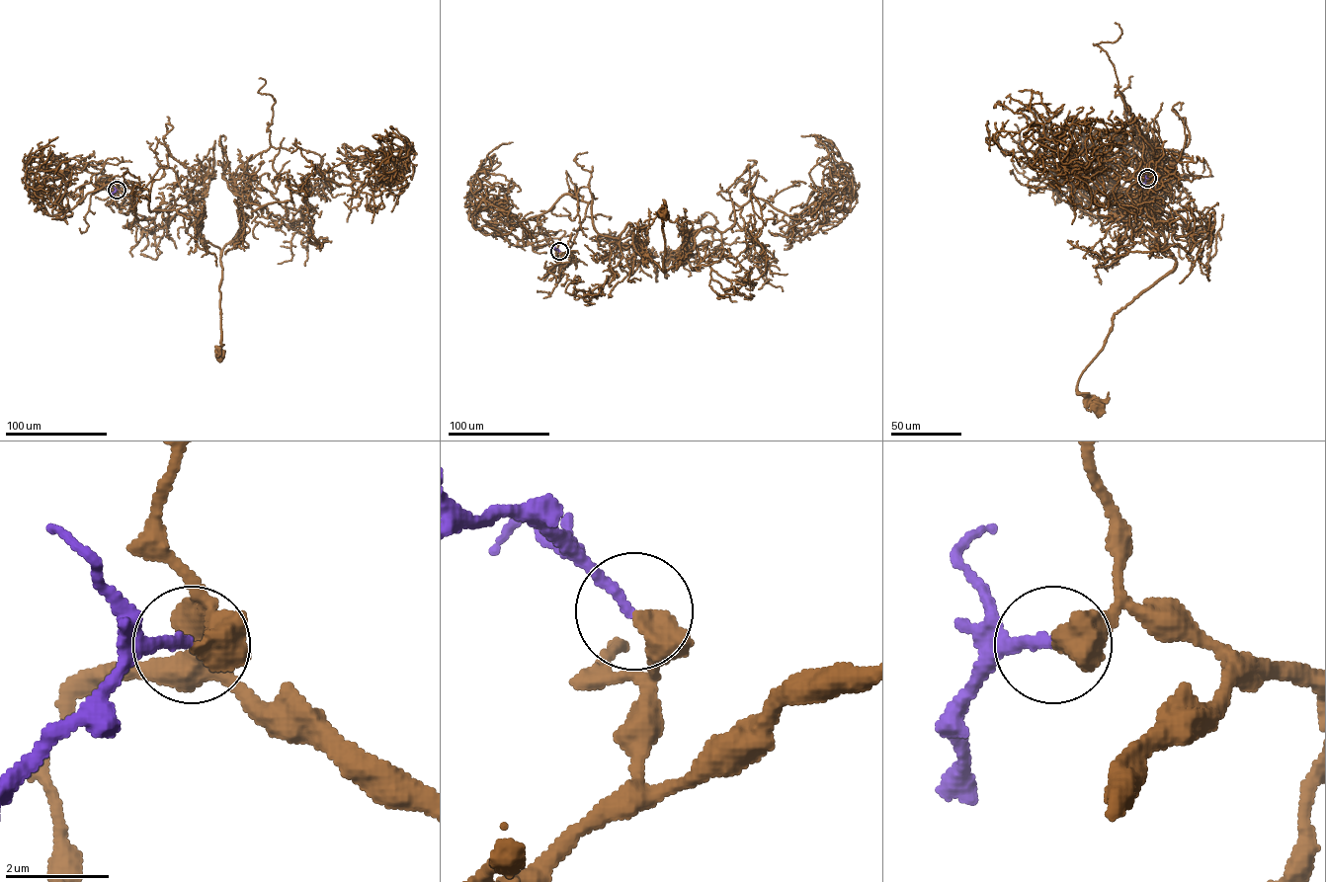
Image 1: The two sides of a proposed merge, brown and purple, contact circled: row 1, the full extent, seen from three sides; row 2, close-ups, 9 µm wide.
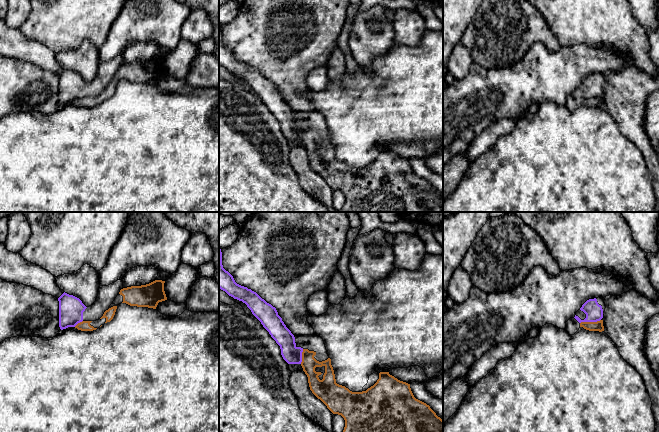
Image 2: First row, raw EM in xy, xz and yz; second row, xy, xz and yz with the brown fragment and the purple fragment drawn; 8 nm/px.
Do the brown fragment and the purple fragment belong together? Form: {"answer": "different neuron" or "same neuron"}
{"answer": "different neuron"}

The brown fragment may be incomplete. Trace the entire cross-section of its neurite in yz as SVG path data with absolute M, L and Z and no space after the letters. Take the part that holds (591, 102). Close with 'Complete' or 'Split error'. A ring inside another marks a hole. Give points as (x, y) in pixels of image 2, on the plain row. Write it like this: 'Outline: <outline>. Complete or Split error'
Outline: M603 96L597 98L581 98L580 103L589 107L604 107Z. Complete

